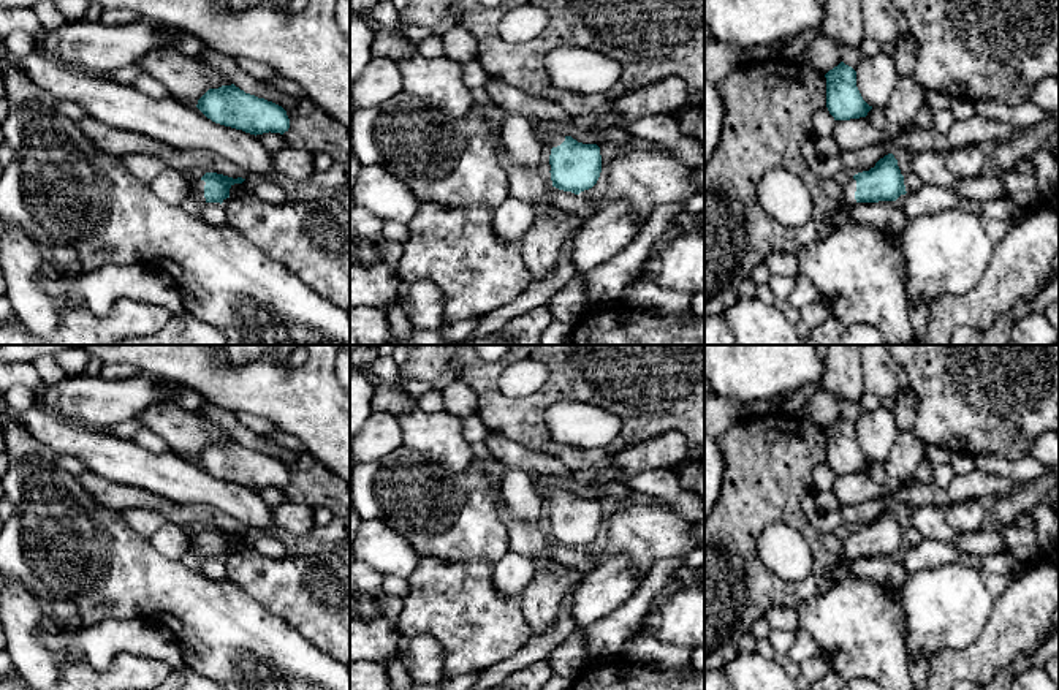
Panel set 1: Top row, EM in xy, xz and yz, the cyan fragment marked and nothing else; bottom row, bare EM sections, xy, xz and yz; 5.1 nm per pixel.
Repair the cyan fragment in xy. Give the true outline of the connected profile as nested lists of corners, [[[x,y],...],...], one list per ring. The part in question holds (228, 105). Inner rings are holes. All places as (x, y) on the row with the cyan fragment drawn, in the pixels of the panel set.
[[[234,84],[209,89],[196,108],[212,122],[250,135],[280,133],[290,128],[287,111],[264,98],[245,93]]]

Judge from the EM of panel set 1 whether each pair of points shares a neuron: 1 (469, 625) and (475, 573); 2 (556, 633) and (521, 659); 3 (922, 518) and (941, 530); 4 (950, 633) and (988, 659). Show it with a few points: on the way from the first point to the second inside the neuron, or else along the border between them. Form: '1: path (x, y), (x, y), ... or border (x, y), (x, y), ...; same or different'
1: path (469, 613), (469, 586); same
2: path (548, 640), (529, 654); same
3: path (926, 519), (936, 527); same
4: border (990, 614), (971, 643), (941, 648), (933, 655); different

